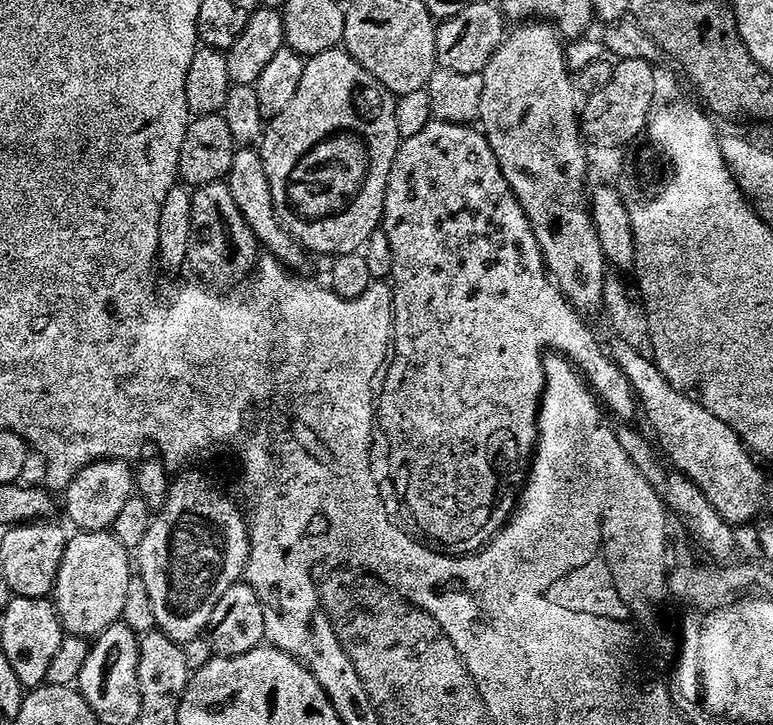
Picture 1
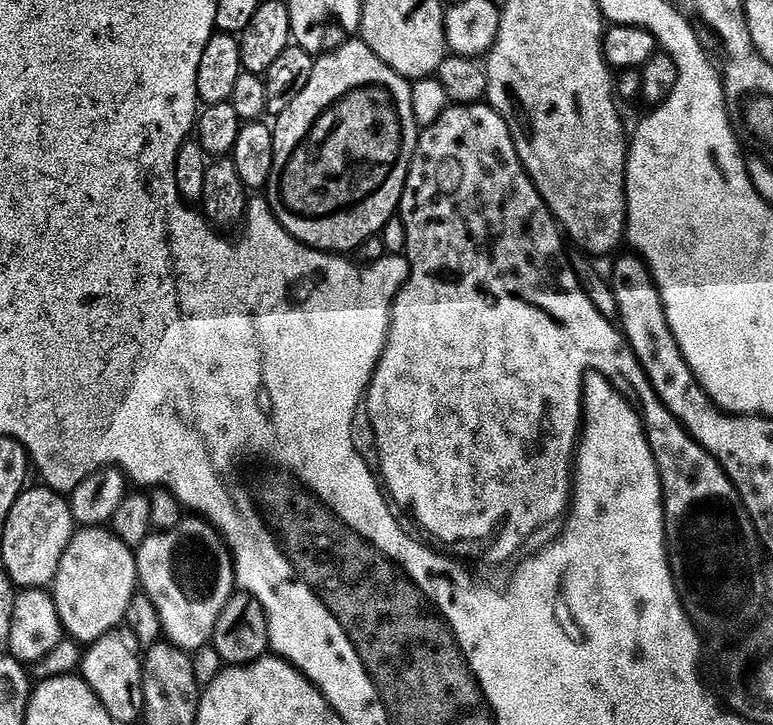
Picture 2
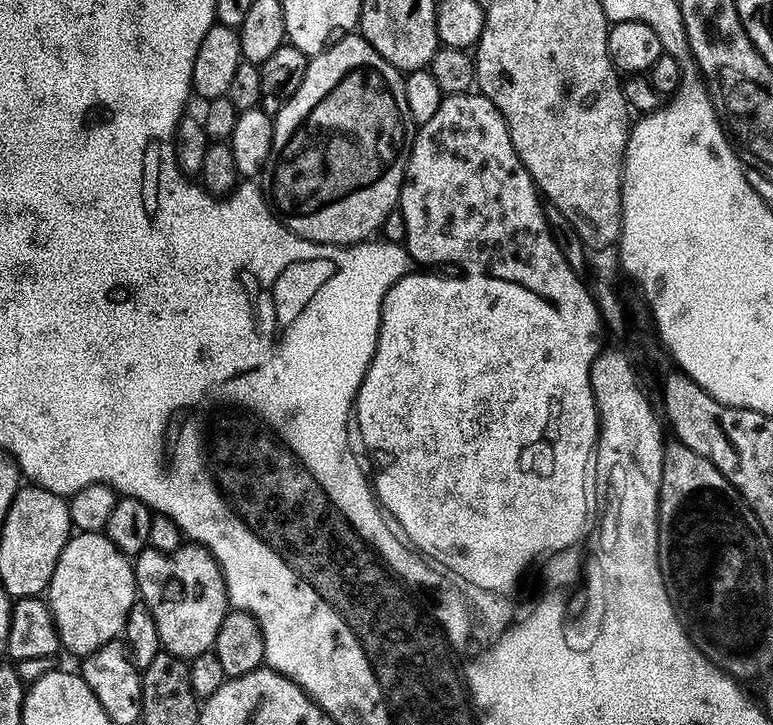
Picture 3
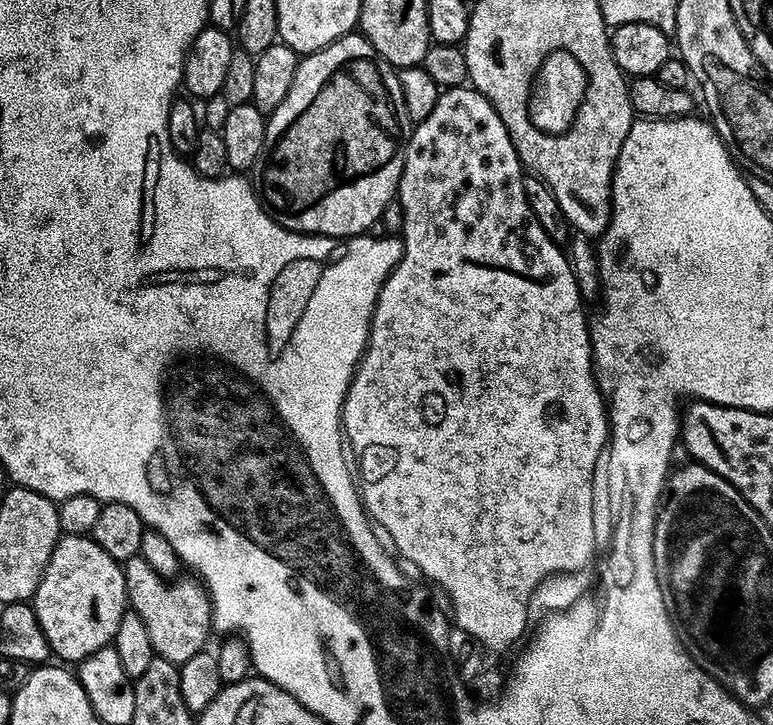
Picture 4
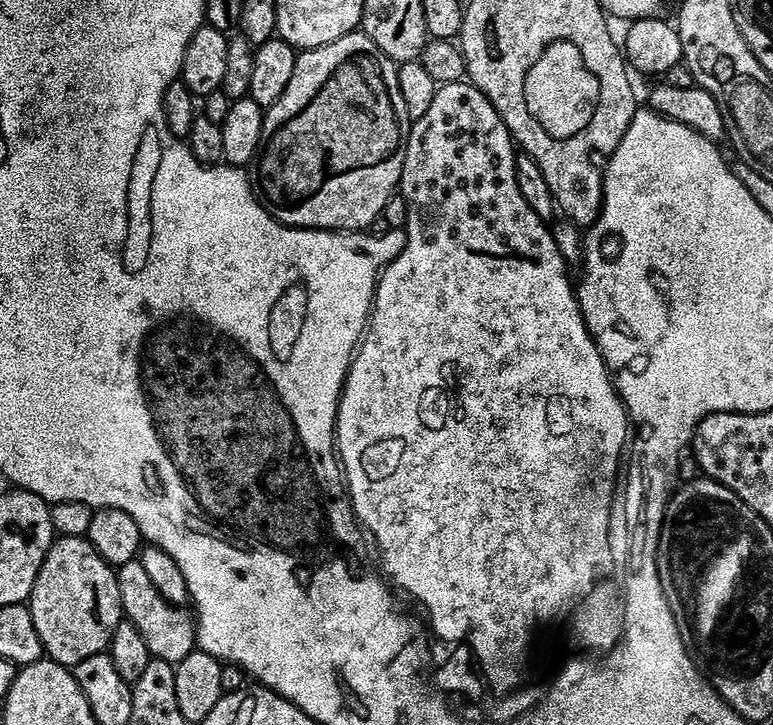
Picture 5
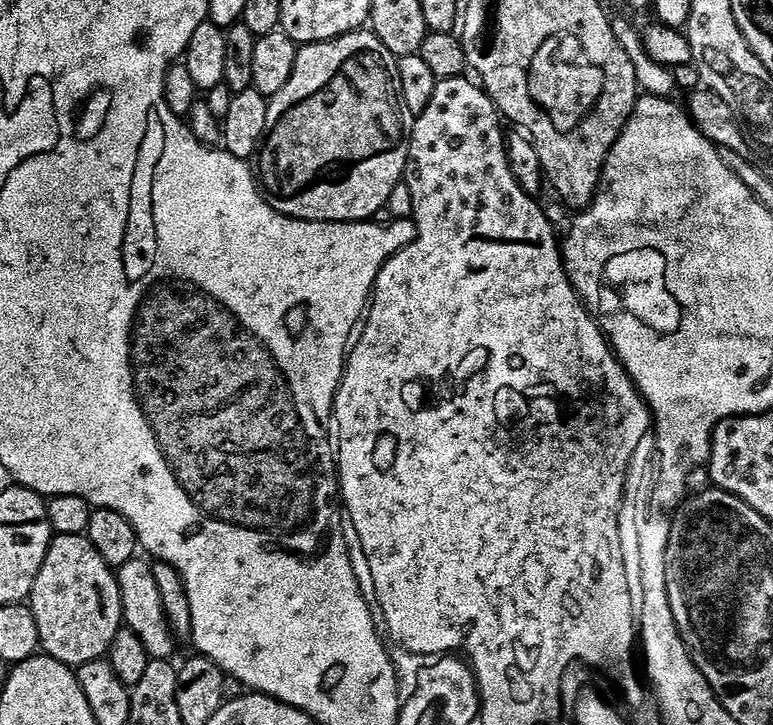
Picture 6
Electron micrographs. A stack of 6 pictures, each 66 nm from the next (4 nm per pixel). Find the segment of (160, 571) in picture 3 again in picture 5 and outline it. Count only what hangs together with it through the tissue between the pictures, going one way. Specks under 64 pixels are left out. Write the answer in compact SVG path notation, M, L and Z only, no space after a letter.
M139 559L128 564L121 564L118 568L120 577L120 597L122 598L124 613L127 619L141 632L151 655L166 661L173 666L180 664L196 650L196 620L191 611L175 608L156 589L152 576L140 565Z

